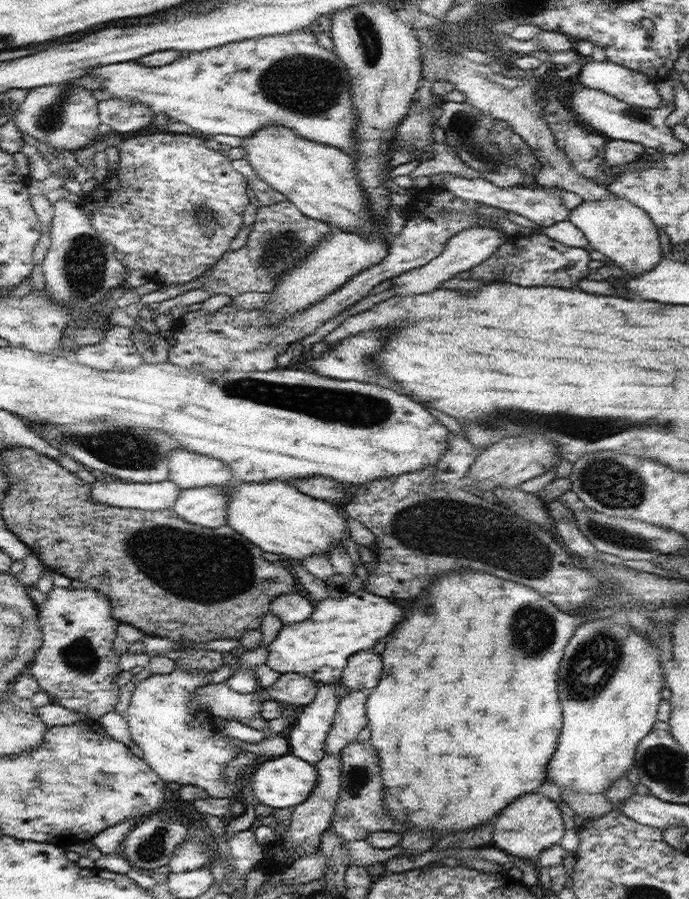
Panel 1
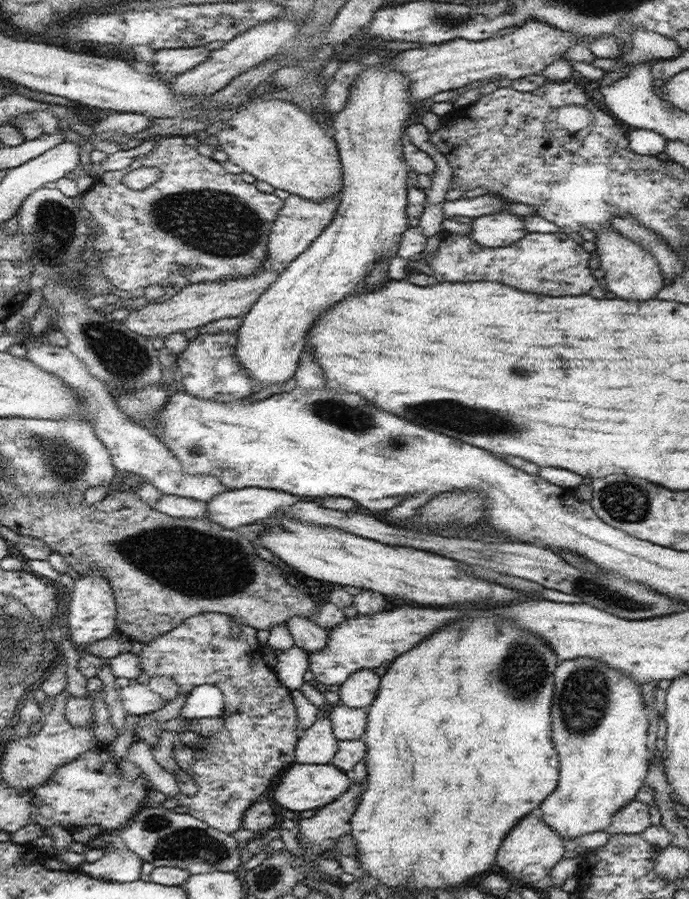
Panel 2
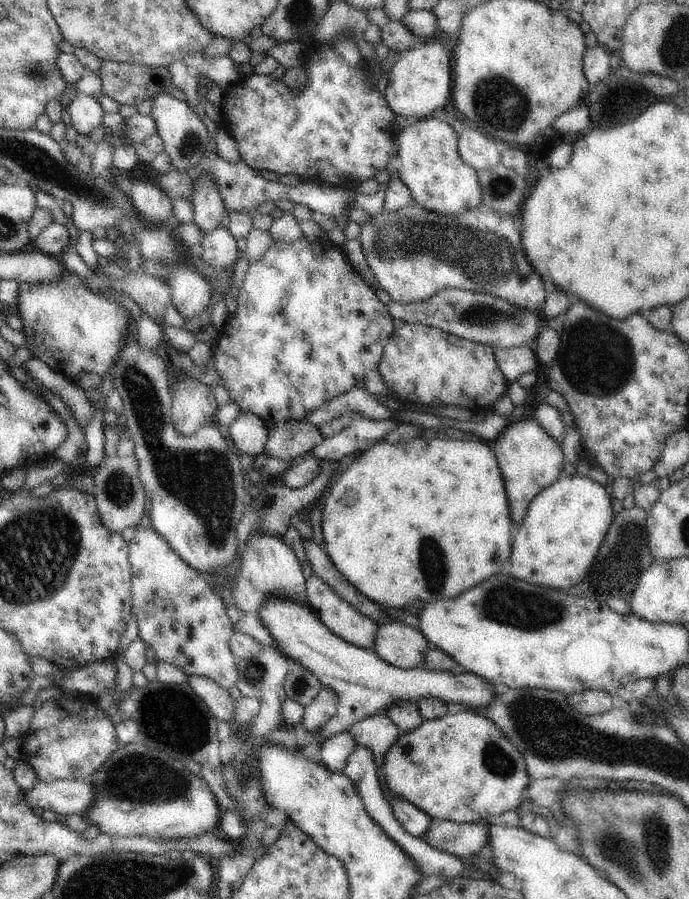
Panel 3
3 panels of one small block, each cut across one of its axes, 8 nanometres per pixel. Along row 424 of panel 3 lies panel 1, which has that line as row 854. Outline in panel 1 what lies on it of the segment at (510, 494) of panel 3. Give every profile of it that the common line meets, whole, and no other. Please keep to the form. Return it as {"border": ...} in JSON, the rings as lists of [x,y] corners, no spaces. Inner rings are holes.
{"border":[[[531,792],[524,796],[520,795],[498,814],[490,844],[512,854],[512,856],[528,859],[536,865],[540,853],[550,846],[559,844],[564,833],[563,816],[556,802]]]}

